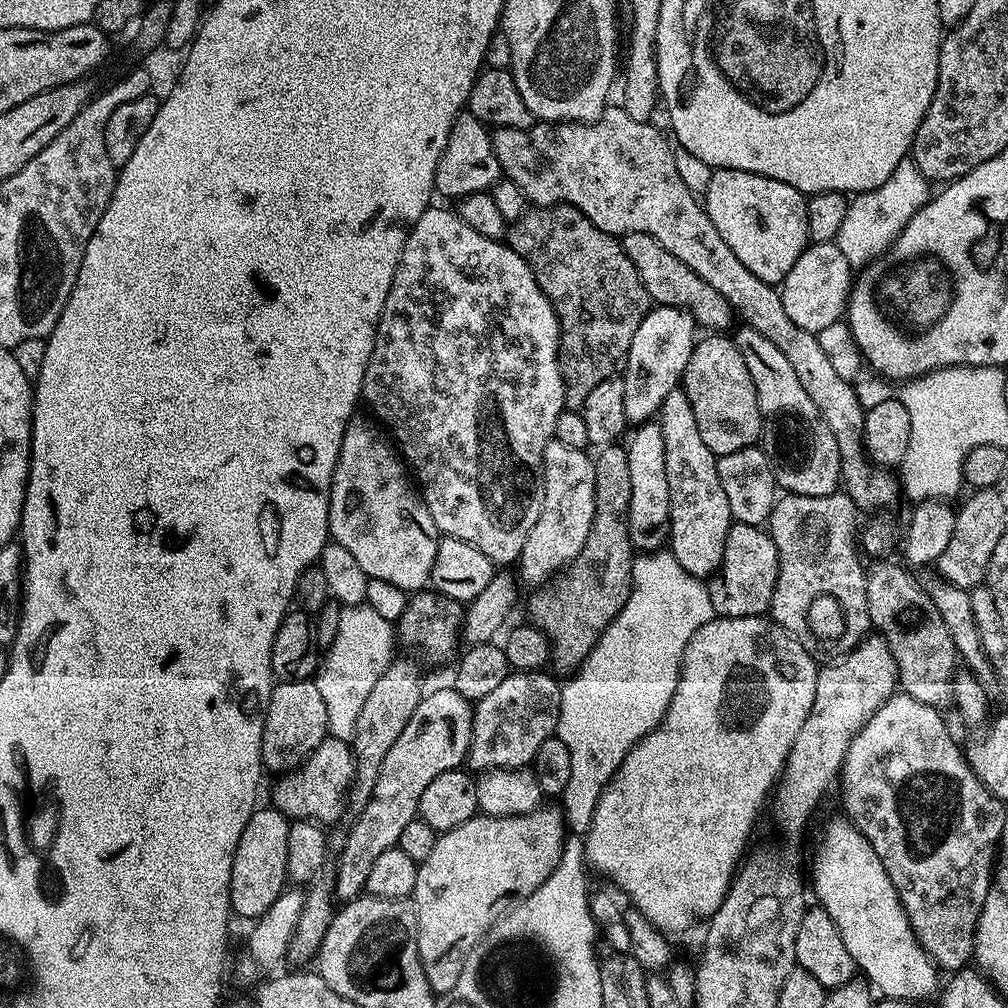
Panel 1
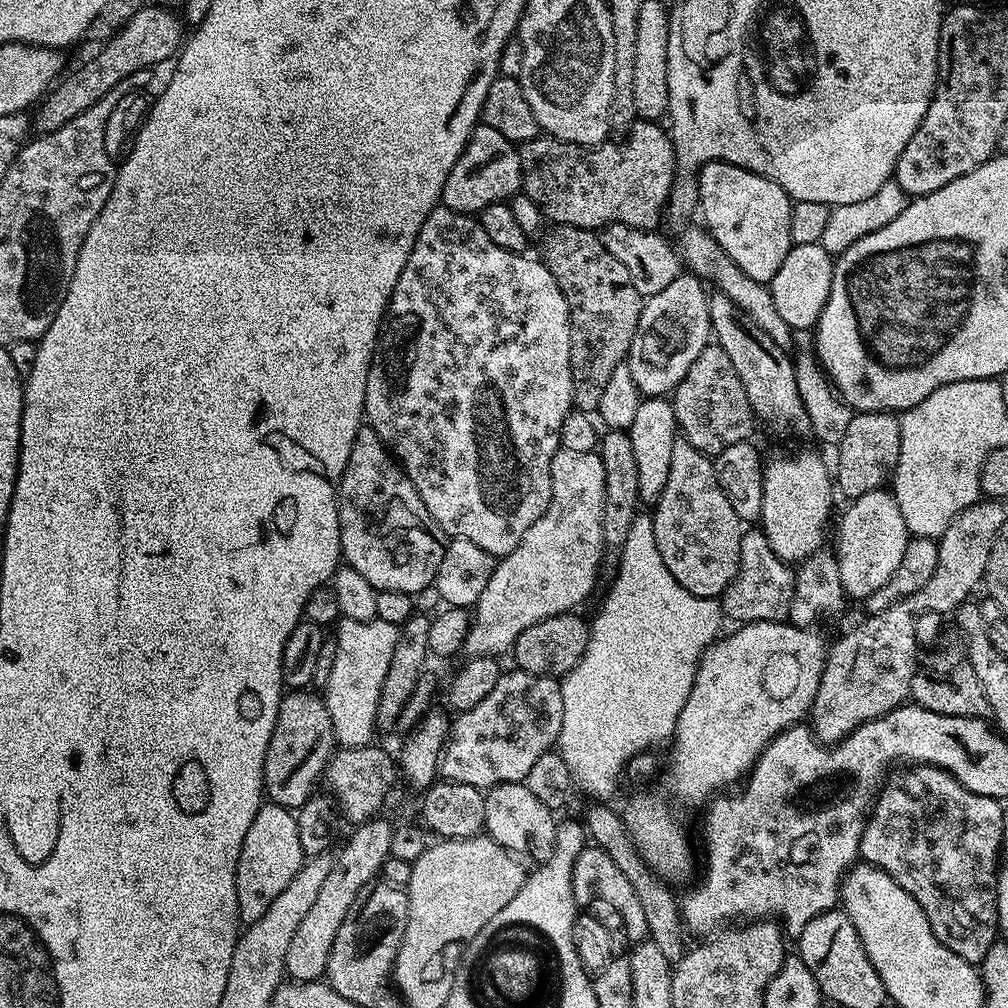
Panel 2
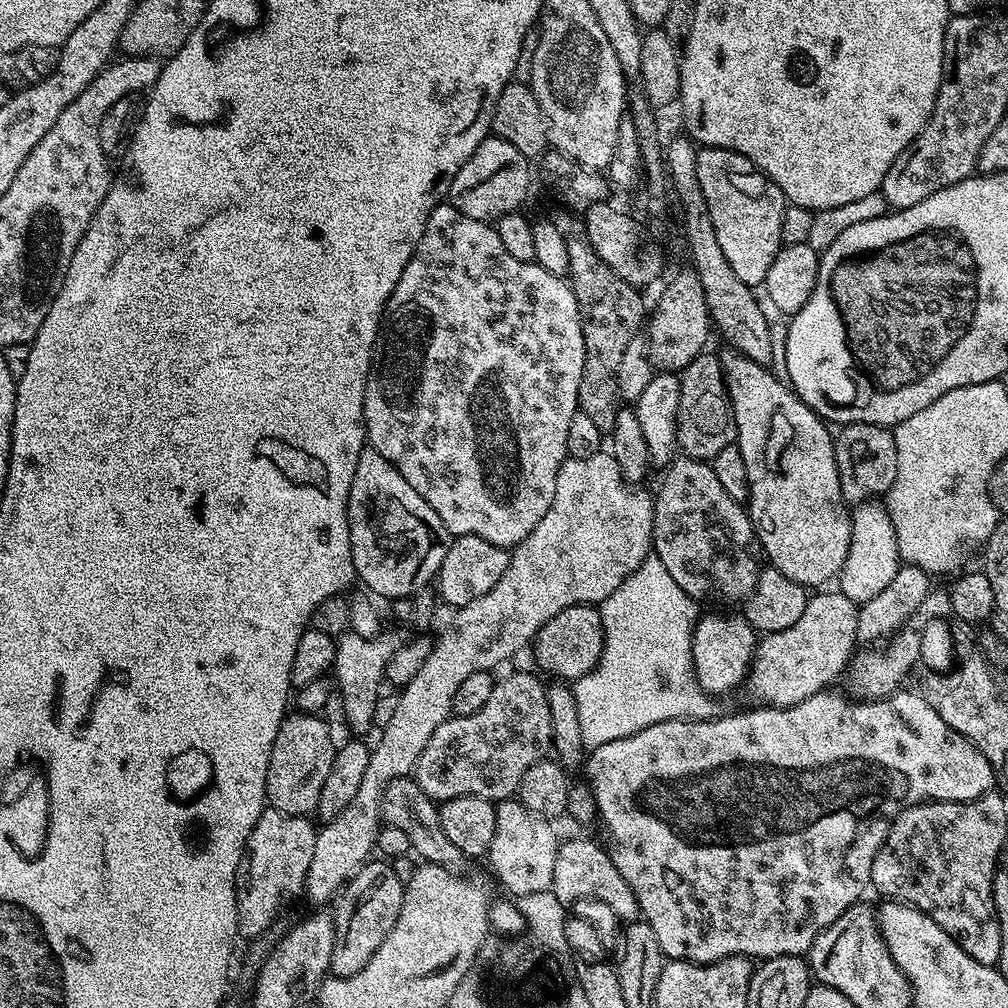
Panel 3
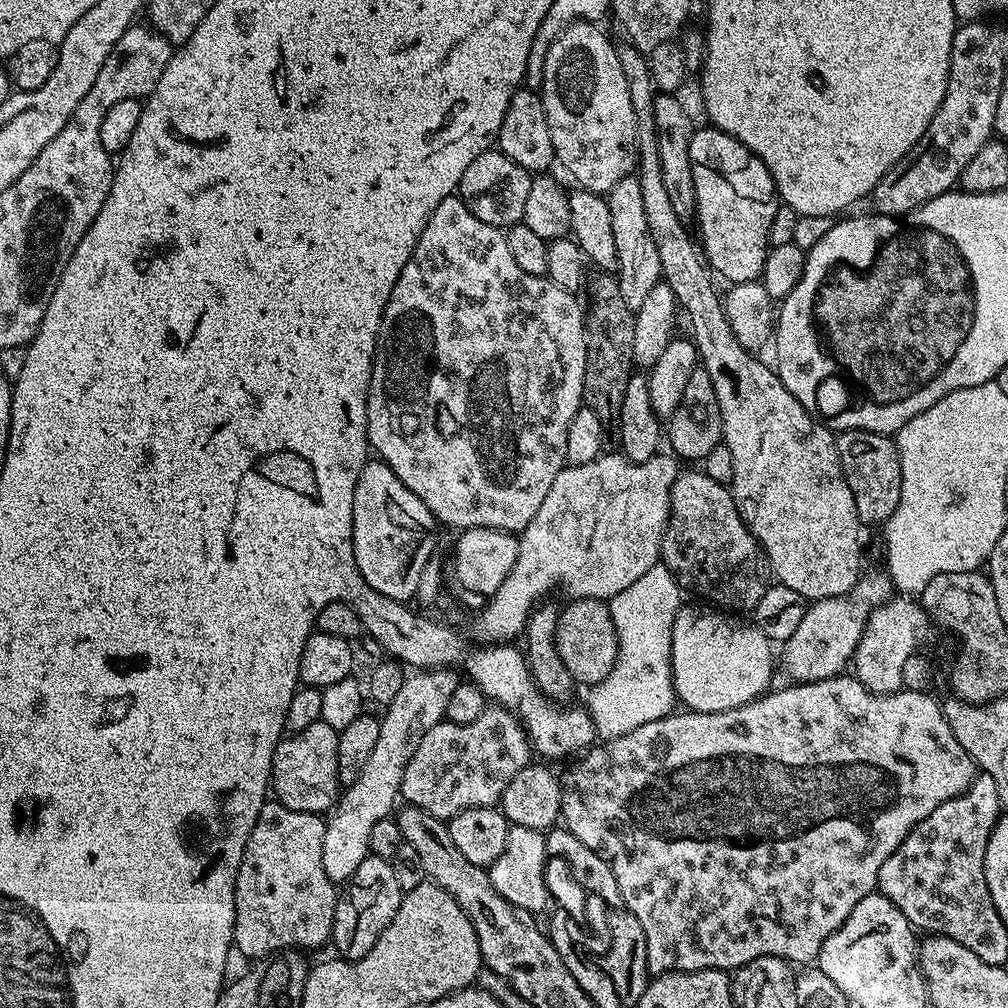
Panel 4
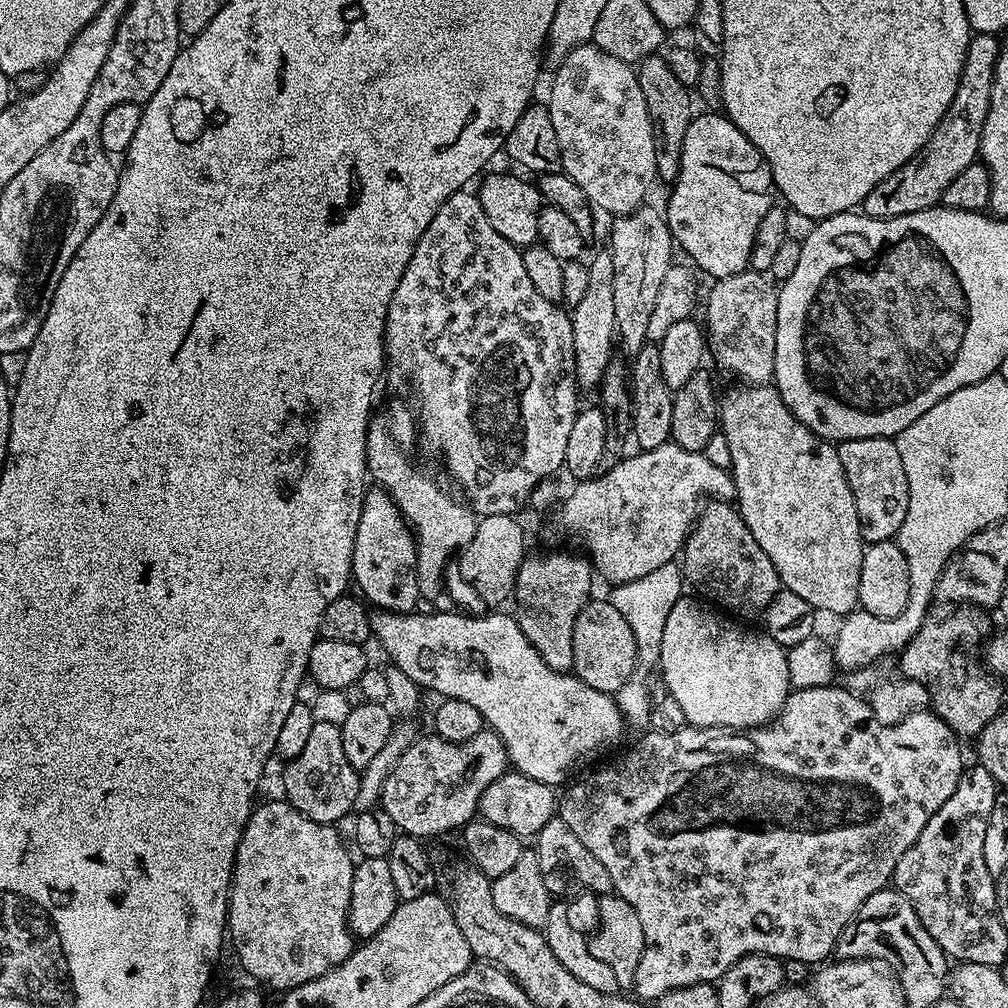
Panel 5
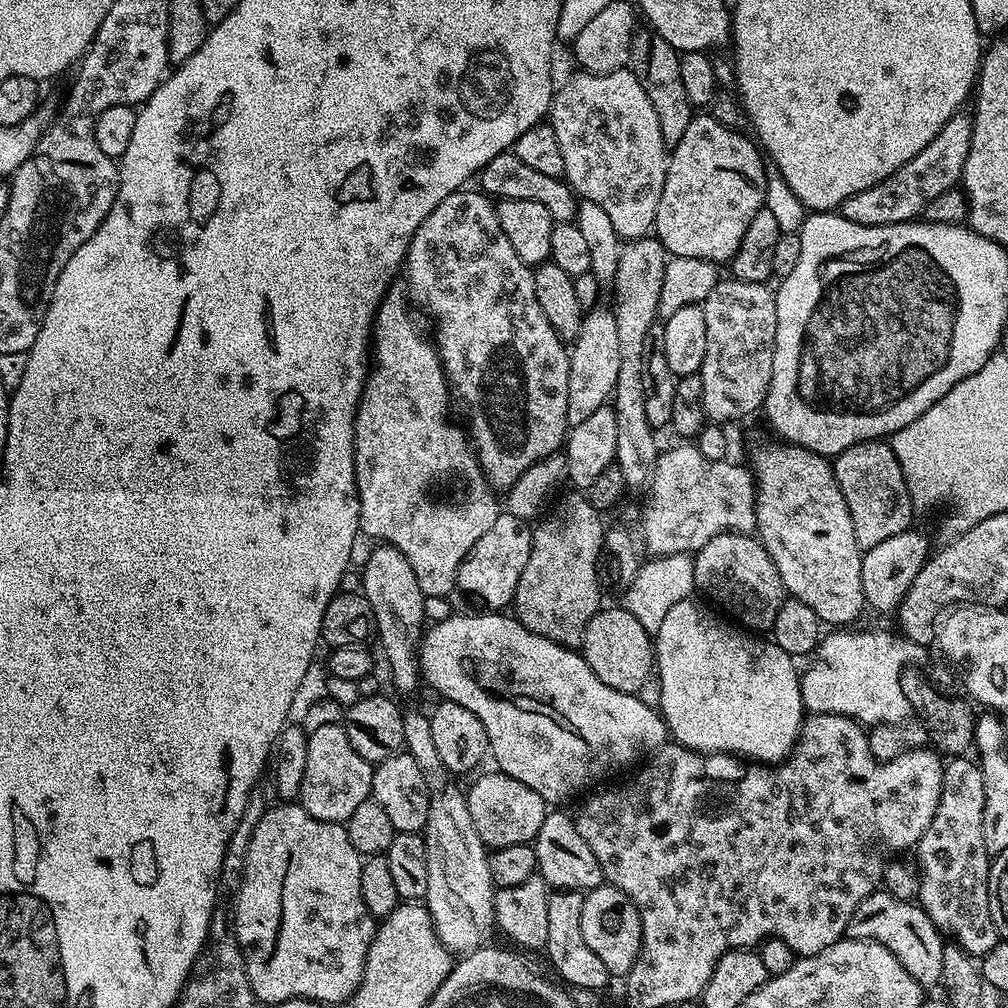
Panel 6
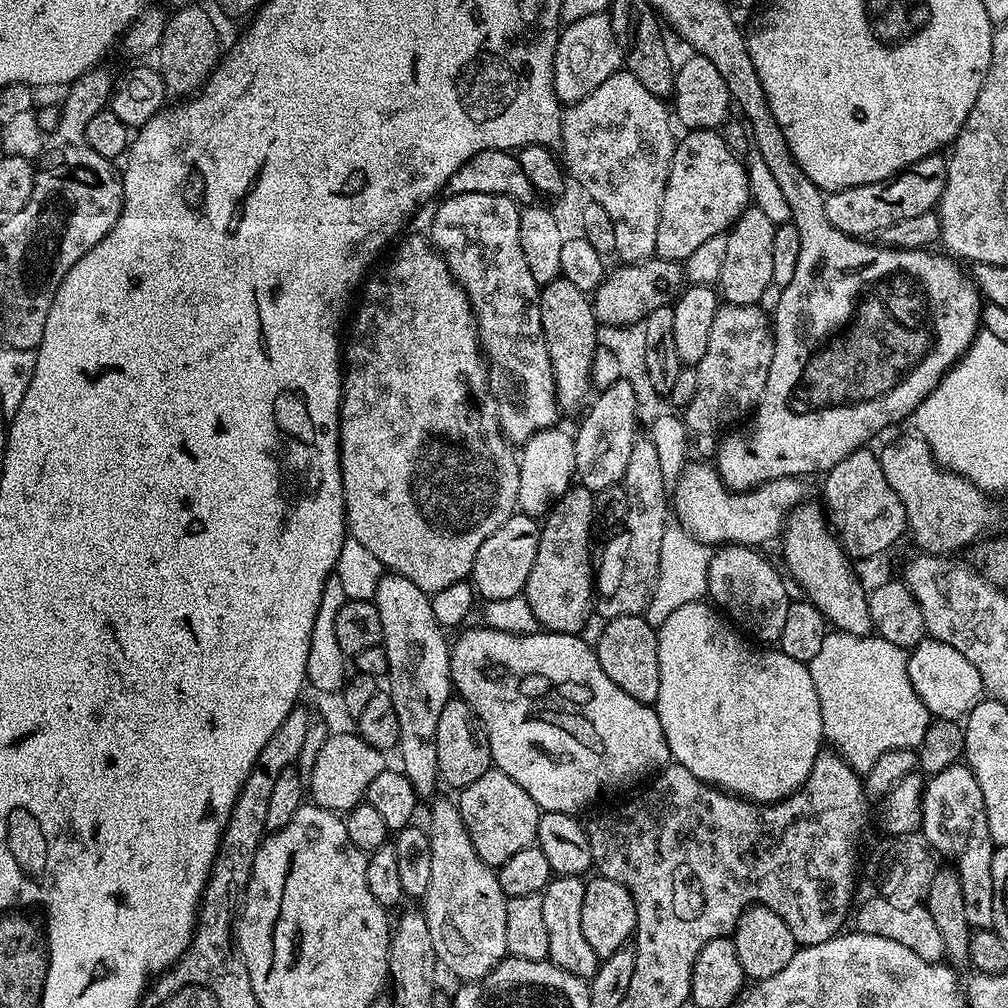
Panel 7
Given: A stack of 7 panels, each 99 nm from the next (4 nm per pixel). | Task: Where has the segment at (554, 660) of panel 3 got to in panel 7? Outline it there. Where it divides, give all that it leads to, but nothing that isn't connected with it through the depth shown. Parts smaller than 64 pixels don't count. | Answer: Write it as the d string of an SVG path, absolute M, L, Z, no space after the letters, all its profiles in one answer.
M643 615L619 616L607 621L603 627L600 637L594 640L594 647L602 670L606 670L606 678L610 678L618 690L626 690L630 698L643 704L655 705L660 685L657 629L651 628Z

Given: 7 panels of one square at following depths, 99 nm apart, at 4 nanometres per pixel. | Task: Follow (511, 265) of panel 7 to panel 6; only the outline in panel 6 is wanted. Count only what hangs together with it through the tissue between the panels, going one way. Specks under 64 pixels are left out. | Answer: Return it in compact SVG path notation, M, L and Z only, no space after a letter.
M461 190L451 192L418 226L418 230L412 235L412 241L408 247L408 258L406 261L406 276L408 272L408 284L406 292L411 303L417 309L422 310L423 315L436 323L436 336L434 343L436 351L440 353L440 365L444 367L444 379L448 381L451 395L460 399L460 404L464 407L464 412L468 415L466 431L471 439L472 447L476 450L476 457L480 459L480 469L483 470L485 478L496 490L508 490L512 484L518 482L524 471L529 470L540 460L553 456L561 451L562 445L569 434L567 422L567 378L569 364L569 349L560 335L546 322L546 314L542 314L542 306L538 306L538 294L534 290L533 269L514 254L514 246L510 246L510 238L502 234L502 226L498 222L496 204L489 197L479 190Z

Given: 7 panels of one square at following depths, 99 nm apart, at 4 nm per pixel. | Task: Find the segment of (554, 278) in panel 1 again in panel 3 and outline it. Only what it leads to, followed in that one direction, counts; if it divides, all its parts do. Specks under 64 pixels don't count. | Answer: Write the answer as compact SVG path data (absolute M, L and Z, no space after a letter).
M583 234L567 237L568 275L566 277L574 290L574 298L580 307L580 321L584 335L584 373L578 386L578 408L598 426L603 434L611 433L616 409L621 403L616 371L622 362L626 346L641 331L646 320L644 300L639 291L626 283L590 246Z

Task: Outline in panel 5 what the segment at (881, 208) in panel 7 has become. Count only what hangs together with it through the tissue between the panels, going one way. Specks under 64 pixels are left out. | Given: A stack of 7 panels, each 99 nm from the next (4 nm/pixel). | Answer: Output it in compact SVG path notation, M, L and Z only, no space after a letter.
M976 34L969 39L958 90L954 90L954 98L946 114L919 153L908 159L901 168L894 170L894 174L878 182L870 194L866 194L862 205L863 215L889 220L939 205L946 186L950 186L950 182L954 182L954 178L958 178L966 166L977 163L986 114L990 110L990 94L999 53L1000 40L995 35Z

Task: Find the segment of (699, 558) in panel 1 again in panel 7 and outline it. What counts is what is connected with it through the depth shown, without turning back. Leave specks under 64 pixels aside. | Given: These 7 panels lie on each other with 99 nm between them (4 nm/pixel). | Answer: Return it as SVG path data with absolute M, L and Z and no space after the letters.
M747 544L717 547L708 567L708 596L717 609L726 613L733 625L739 626L745 633L753 632L757 641L776 642L779 641L782 626L786 623L790 597L781 569L776 569L760 552L763 551Z

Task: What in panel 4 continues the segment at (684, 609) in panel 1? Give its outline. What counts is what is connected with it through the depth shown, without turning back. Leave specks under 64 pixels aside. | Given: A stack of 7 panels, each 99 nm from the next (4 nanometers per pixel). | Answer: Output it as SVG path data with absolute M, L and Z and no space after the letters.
M657 562L642 578L626 586L622 594L607 601L618 634L618 658L614 670L602 682L591 685L586 703L588 717L600 738L625 736L646 722L673 715L678 704L672 681L672 635L678 610L682 606L682 589L676 575Z

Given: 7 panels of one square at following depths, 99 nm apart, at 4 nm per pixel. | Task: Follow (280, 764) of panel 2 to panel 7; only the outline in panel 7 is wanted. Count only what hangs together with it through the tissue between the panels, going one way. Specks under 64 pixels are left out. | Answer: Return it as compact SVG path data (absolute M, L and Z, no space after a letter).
M355 731L336 732L324 741L313 769L306 776L306 792L311 803L337 814L347 814L368 795L370 782L386 770L385 753L367 744Z

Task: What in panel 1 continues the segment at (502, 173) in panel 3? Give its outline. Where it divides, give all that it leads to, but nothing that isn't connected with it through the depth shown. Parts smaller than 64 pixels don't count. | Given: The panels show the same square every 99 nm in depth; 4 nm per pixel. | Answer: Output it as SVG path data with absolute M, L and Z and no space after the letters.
M467 110L456 117L454 126L450 126L450 134L446 148L442 150L442 158L436 167L434 182L435 191L444 196L463 198L475 192L487 192L497 180L501 179L500 163L494 154L492 132L487 124L482 123Z

